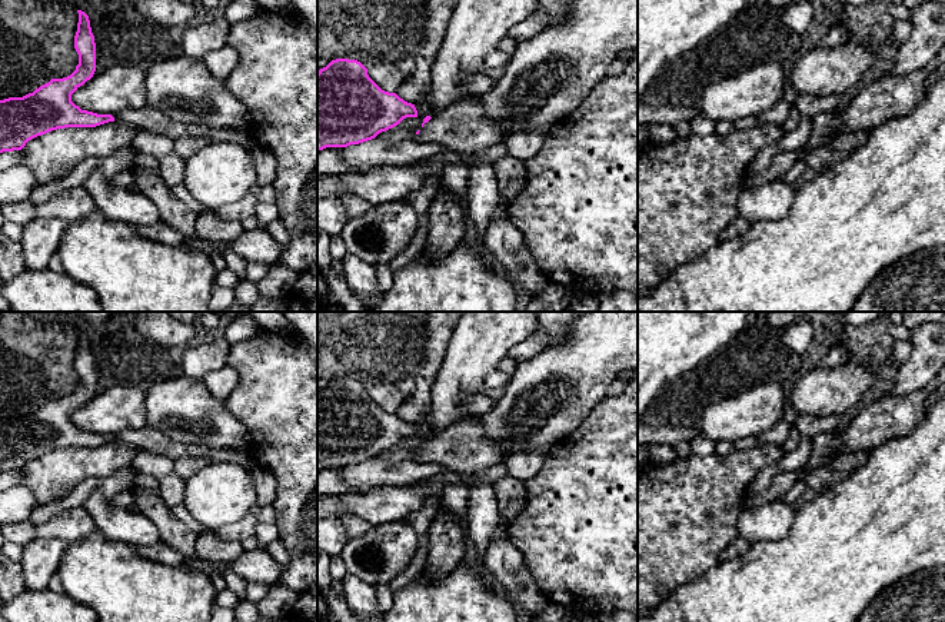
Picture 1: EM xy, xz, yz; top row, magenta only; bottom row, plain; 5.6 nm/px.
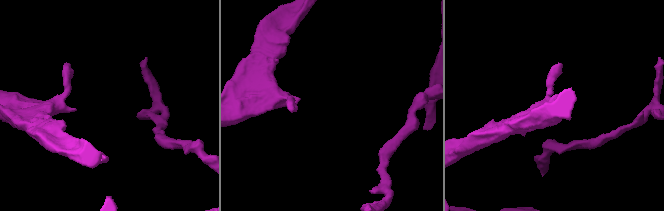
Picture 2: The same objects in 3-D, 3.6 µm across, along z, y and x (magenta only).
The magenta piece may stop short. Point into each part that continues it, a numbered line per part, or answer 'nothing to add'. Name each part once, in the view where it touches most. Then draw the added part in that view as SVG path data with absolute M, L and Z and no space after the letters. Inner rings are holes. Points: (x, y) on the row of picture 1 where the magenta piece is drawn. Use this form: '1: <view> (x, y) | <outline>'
1: xz (463, 127) | M466 96L459 103L433 116L423 124L415 140L440 143L465 157L472 173L465 202L467 214L483 239L493 210L500 204L499 184L493 164L480 162L478 154L502 142L506 132L485 114L479 96Z

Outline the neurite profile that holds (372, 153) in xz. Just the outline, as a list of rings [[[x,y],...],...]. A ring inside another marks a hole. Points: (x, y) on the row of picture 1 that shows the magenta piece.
[[[372,139],[345,147],[340,157],[346,166],[355,167],[406,166],[439,154],[445,149],[440,143],[419,143],[416,140],[387,143]]]

